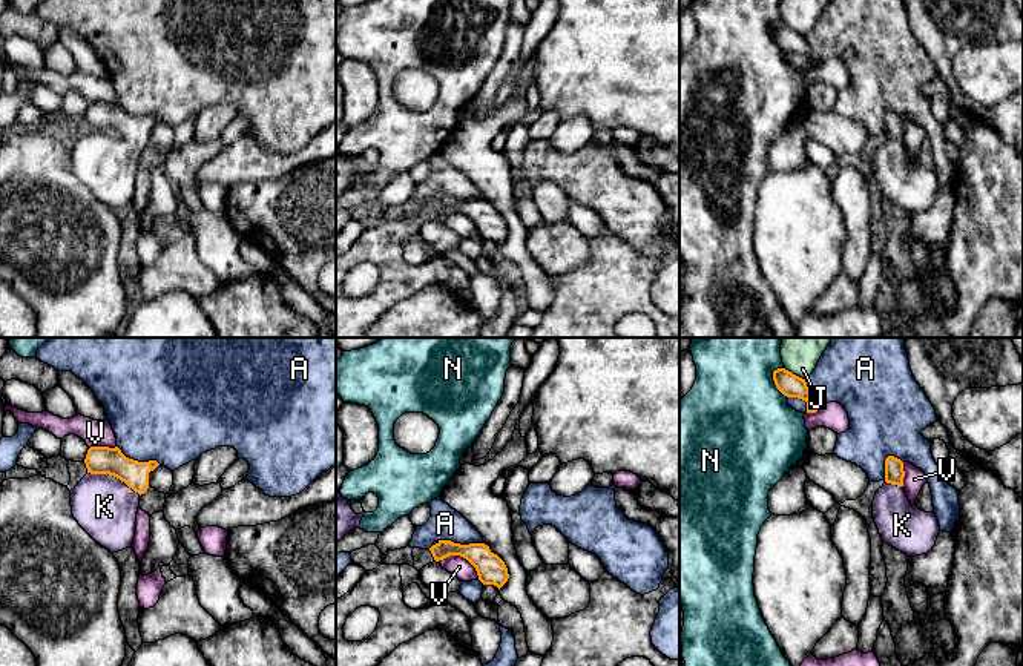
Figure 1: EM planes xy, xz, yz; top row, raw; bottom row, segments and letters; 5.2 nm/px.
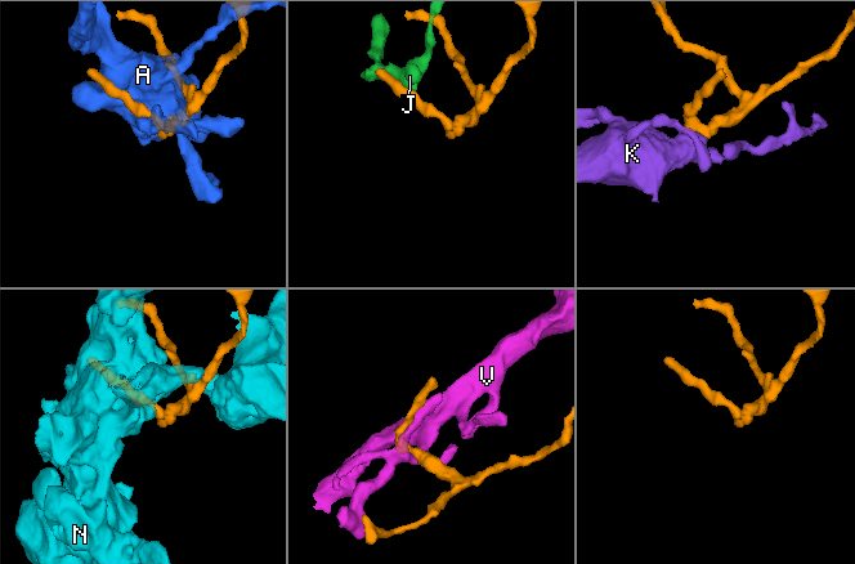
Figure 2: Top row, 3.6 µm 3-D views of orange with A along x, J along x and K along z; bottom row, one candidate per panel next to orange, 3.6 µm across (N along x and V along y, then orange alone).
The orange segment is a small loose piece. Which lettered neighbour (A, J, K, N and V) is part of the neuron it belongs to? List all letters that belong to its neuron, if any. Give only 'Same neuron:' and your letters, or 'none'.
Same neuron: K

